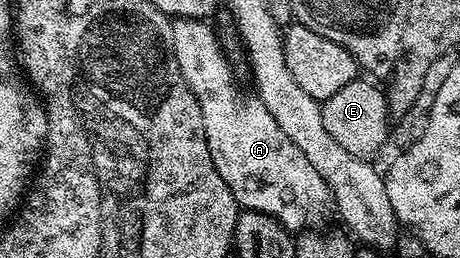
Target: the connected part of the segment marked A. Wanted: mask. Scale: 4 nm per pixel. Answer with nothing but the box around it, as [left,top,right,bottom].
[171,19,333,233]

